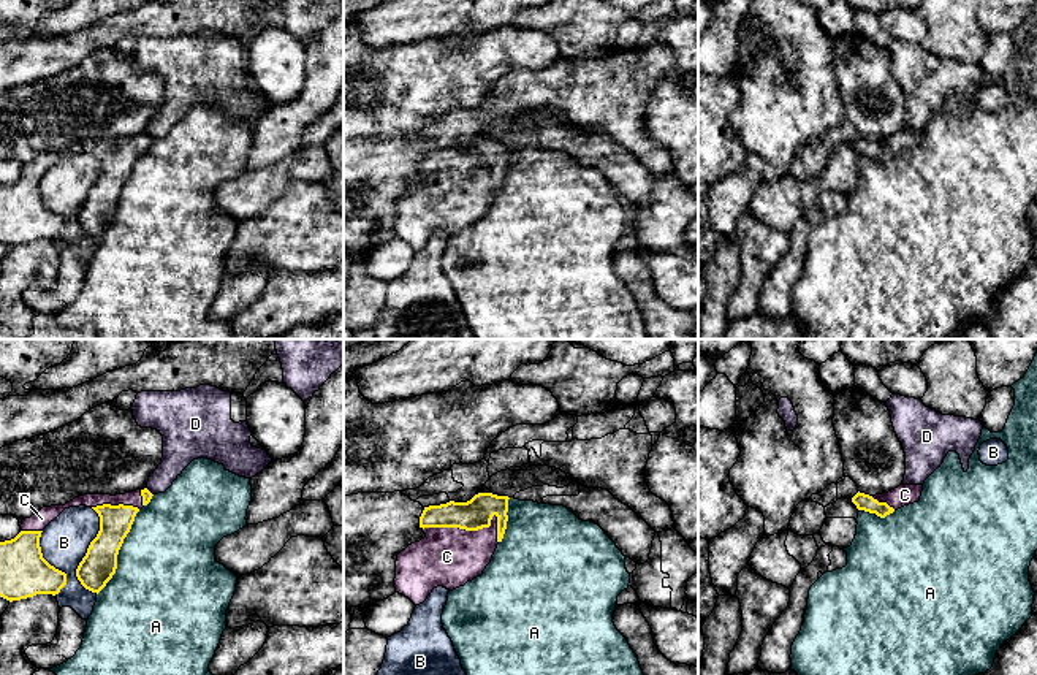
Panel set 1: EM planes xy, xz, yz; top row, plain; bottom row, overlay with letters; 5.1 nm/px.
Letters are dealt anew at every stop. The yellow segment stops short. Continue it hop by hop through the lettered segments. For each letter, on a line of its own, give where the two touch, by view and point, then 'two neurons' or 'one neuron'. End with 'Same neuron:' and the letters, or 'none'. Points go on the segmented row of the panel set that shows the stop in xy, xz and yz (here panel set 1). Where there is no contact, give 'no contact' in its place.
A: xy (117, 553) | two neurons
B: xy (86, 553) | two neurons
C: xz (463, 528) | one neuron
D: xy (149, 491) | two neurons
Same neuron: C

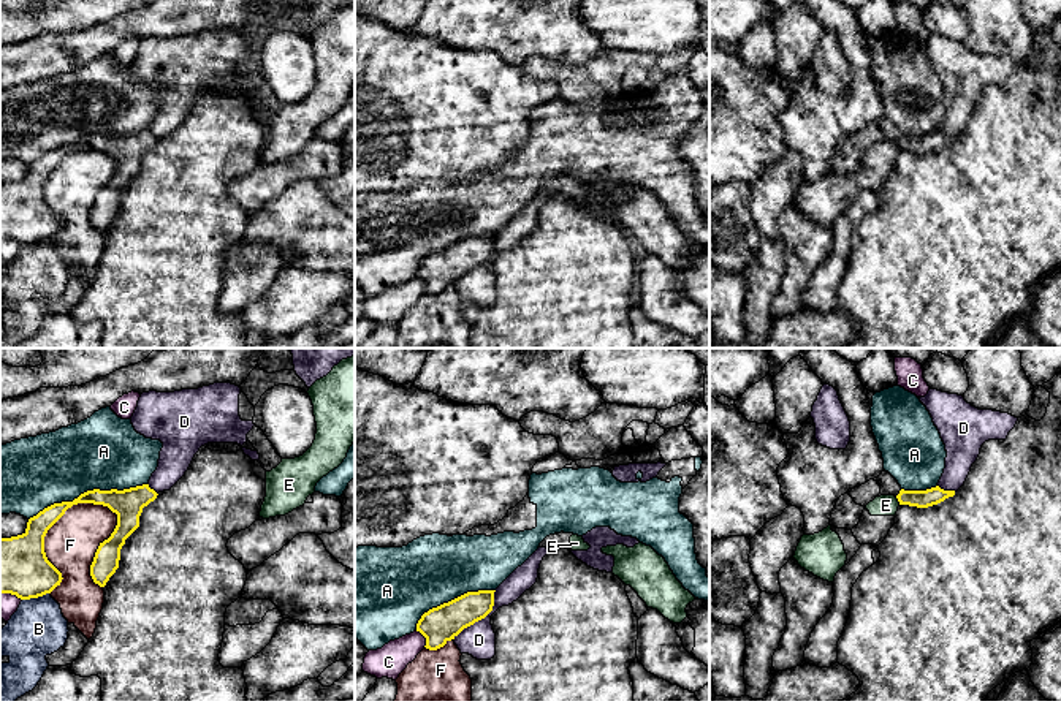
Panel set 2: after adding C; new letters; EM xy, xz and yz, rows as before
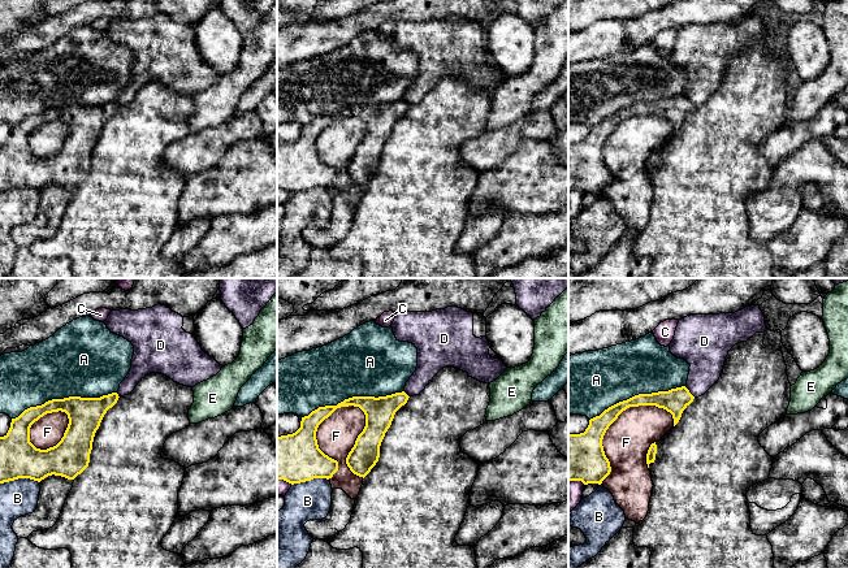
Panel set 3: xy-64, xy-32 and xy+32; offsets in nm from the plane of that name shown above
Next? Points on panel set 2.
A: xy (87, 491) | two neurons
B: xy (35, 597) | two neurons
C: xz (426, 640) | two neurons
D: xz (482, 617) | two neurons
E: yz (898, 500) | two neurons
F: xy (46, 532) | two neurons
Same neuron: none

